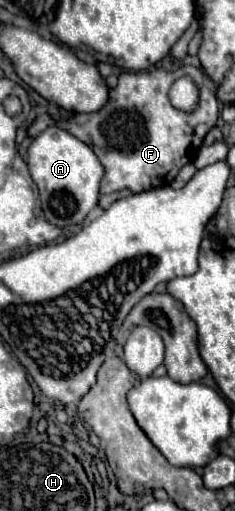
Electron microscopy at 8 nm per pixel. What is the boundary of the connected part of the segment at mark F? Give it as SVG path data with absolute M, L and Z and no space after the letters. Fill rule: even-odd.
M181 65L175 71L165 71L161 67L135 71L135 73L121 73L117 87L109 89L109 101L95 113L71 113L69 117L53 119L49 113L39 115L33 125L27 129L27 135L33 139L49 125L57 125L75 137L95 139L91 149L99 157L105 167L105 177L101 181L101 193L115 193L129 189L131 193L141 193L147 189L171 185L177 177L179 169L195 159L199 153L205 135L209 129L215 127L219 119L217 109L217 93L219 85L207 77L201 67ZM189 75L197 81L201 91L199 107L193 113L183 113L169 103L169 87L175 79Z

